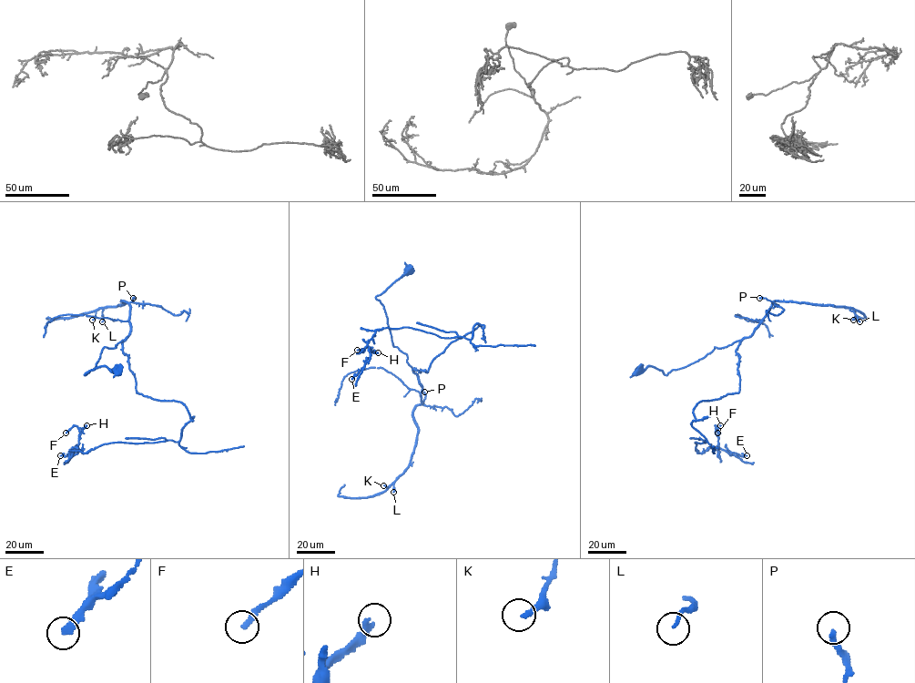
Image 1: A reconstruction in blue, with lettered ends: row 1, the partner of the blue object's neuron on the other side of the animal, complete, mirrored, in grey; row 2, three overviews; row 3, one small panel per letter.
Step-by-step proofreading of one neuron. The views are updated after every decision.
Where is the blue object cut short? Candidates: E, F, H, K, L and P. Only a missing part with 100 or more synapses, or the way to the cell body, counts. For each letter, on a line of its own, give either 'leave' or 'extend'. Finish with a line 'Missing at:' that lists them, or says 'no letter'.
E: leave
F: extend
H: leave
K: leave
L: leave
P: leave
Missing at: F

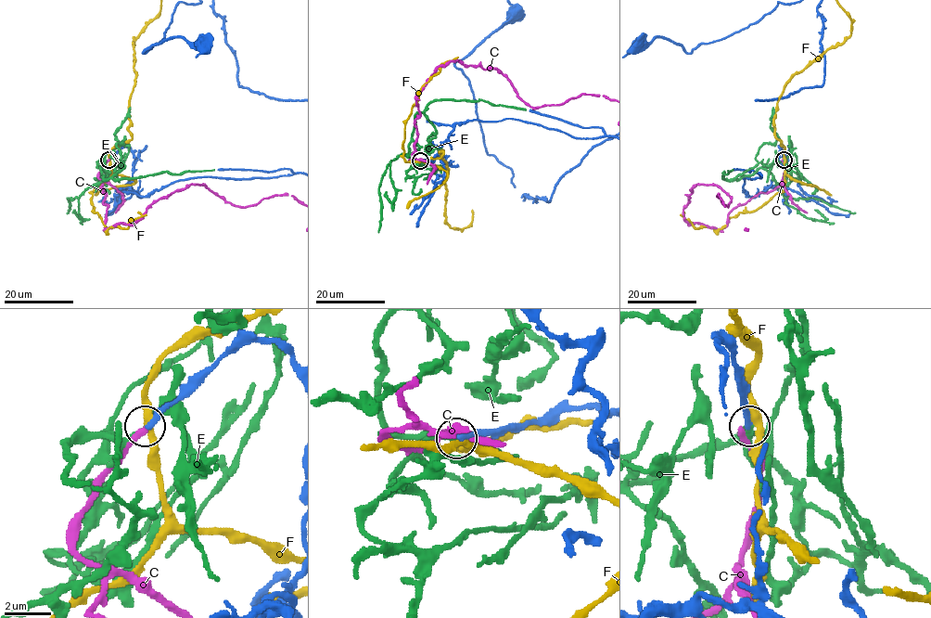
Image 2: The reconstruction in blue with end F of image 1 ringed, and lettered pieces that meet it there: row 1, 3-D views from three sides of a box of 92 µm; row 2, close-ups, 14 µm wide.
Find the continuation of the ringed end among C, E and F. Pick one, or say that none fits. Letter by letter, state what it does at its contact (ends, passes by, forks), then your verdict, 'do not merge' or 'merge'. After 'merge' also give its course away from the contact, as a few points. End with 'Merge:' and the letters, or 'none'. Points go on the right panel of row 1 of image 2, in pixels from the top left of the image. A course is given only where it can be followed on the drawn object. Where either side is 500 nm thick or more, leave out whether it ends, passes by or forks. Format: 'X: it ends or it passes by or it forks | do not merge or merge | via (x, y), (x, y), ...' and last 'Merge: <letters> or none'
C: it ends | do not merge
E: it ends | merge | via (784, 160), (735, 177), (757, 163), (756, 155), (760, 147), (777, 138), (770, 125), (772, 108)
F: it passes by | do not merge
Merge: E

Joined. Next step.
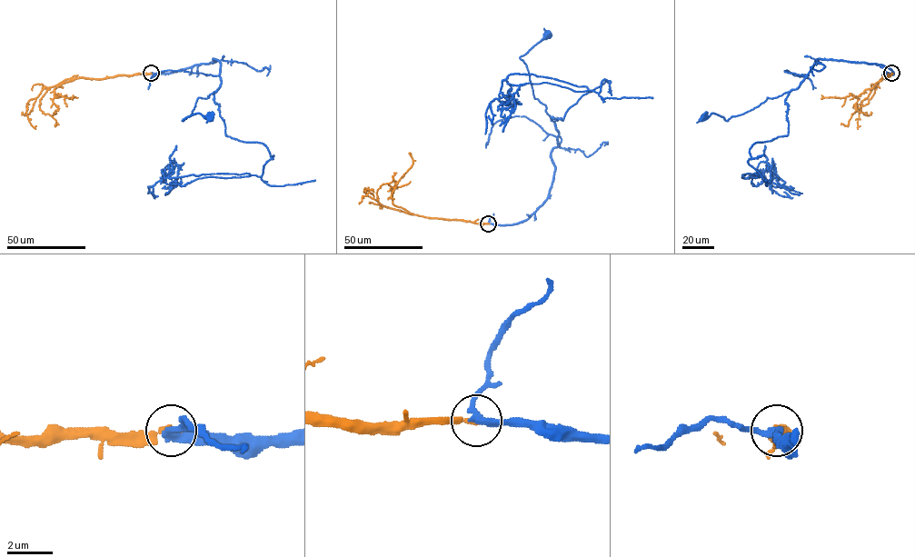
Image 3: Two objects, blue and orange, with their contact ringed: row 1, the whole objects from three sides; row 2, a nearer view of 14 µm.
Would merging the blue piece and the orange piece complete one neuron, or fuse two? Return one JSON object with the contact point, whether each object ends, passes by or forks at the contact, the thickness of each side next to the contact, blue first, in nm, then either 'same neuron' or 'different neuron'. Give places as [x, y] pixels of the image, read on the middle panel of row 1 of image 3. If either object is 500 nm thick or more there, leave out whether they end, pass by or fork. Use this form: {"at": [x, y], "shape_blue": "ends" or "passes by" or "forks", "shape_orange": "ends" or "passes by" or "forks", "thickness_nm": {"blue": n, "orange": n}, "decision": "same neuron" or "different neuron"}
{"at": [488, 223], "shape_blue": "passes by", "shape_orange": "ends", "thickness_nm": {"blue": 320, "orange": 280}, "decision": "same neuron"}

